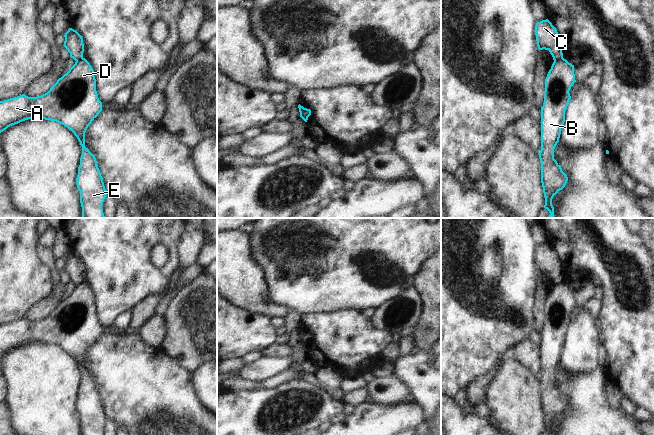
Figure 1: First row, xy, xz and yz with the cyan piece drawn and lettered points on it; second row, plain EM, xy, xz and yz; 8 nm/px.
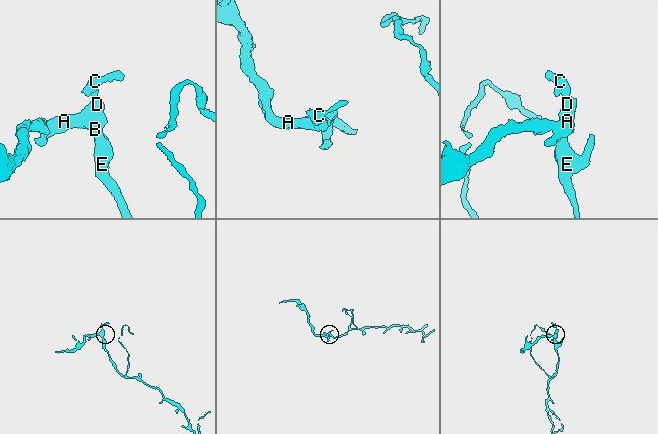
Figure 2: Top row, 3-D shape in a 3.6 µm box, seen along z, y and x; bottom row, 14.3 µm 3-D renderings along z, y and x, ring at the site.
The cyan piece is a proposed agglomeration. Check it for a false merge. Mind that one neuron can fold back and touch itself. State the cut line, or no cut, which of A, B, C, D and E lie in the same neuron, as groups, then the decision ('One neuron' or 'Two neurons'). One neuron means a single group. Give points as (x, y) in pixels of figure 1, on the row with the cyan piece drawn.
Split along yz (562, 57), (554, 61). Groups: A B D E / C. Two neurons

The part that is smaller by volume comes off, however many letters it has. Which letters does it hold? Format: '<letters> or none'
C

